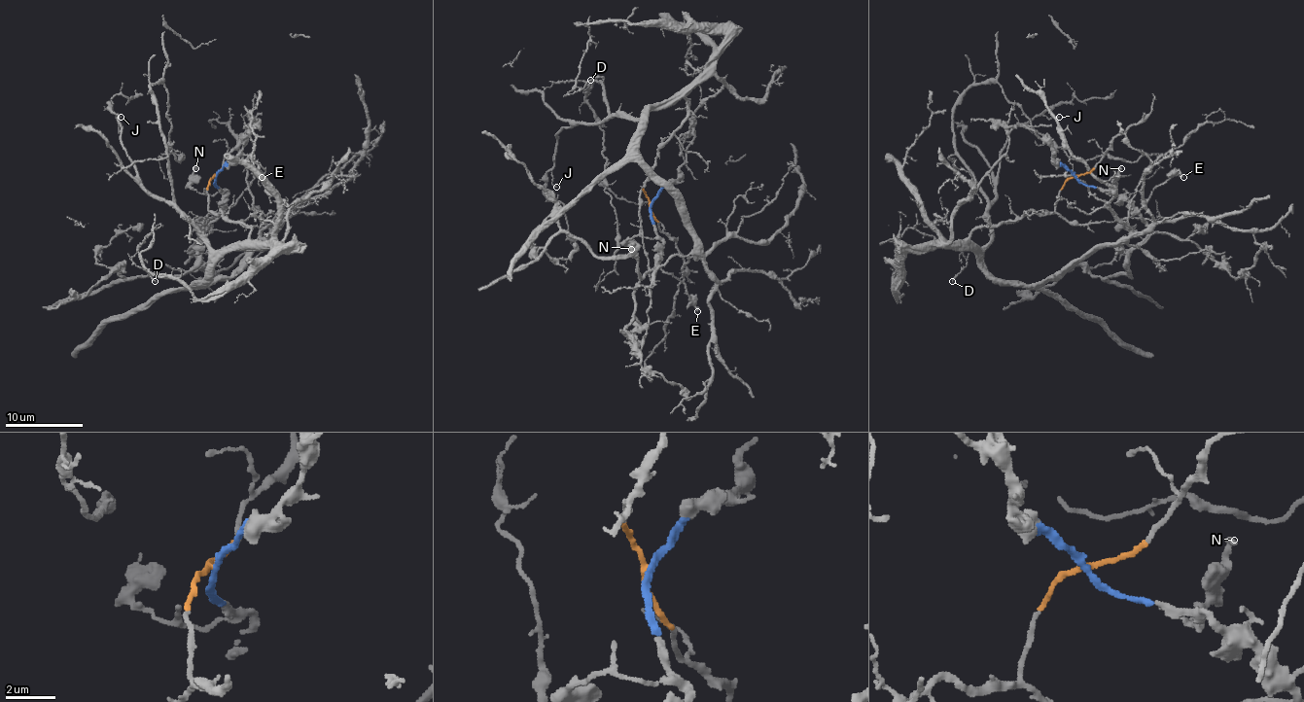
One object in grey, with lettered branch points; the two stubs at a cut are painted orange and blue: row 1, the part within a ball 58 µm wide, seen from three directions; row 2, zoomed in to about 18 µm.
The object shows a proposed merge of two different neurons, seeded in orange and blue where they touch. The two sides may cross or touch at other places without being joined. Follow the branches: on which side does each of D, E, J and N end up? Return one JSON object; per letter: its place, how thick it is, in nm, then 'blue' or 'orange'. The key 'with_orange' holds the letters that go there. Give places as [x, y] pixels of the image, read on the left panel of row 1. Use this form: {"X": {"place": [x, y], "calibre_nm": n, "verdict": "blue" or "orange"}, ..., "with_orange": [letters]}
{"D": {"place": [155, 281], "calibre_nm": 120, "verdict": "orange"}, "E": {"place": [262, 177], "calibre_nm": 200, "verdict": "blue"}, "J": {"place": [121, 117], "calibre_nm": 160, "verdict": "orange"}, "N": {"place": [195, 168], "calibre_nm": 260, "verdict": "blue"}, "with_orange": ["D", "J"]}

